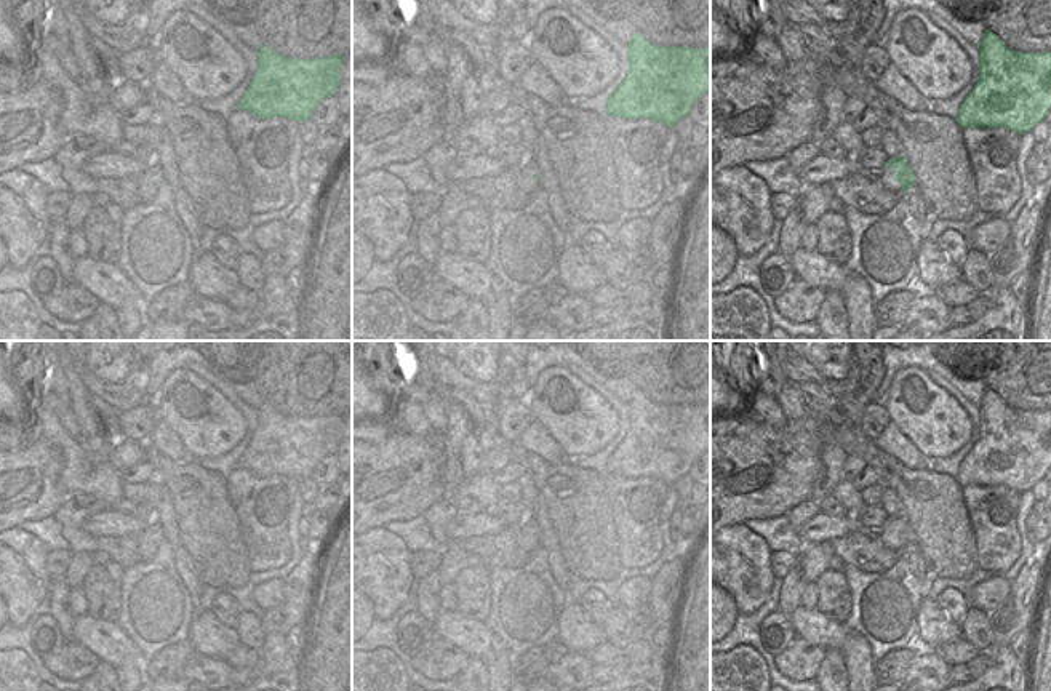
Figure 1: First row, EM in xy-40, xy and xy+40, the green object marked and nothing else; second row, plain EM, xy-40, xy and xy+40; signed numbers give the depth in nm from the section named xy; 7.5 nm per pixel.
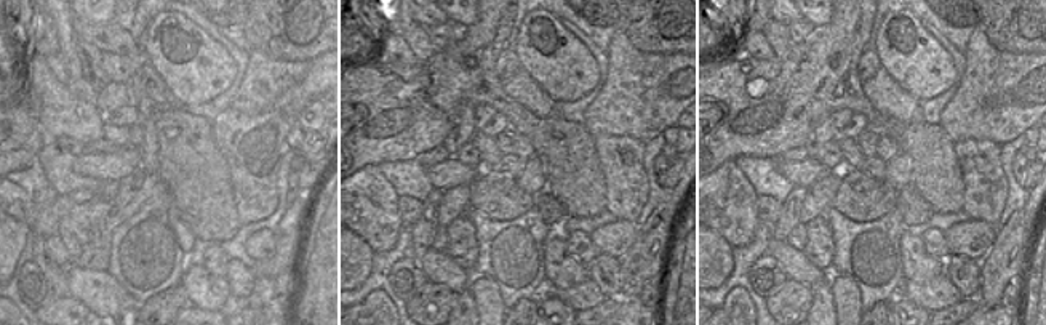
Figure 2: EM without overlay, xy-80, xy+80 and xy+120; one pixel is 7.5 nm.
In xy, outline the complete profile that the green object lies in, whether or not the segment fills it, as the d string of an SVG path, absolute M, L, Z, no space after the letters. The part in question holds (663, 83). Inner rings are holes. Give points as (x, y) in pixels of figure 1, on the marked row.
M641 34L627 45L629 70L606 101L606 115L621 118L651 118L673 128L688 117L693 104L710 91L710 46L656 46Z

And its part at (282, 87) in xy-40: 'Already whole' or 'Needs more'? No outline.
Already whole

